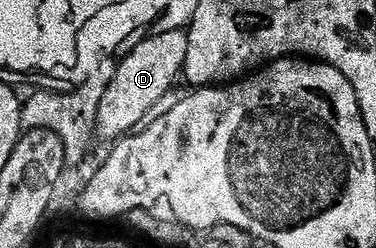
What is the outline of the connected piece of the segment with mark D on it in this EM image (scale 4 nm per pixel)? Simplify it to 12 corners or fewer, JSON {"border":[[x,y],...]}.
{"border":[[184,29],[157,31],[124,58],[98,103],[96,132],[139,130],[186,63]]}

